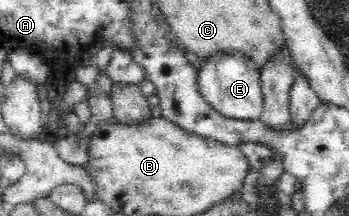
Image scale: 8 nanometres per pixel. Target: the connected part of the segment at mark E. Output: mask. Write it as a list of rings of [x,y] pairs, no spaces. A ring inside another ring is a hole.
[[[243,56],[215,57],[201,60],[201,69],[198,70],[198,87],[204,100],[226,118],[239,121],[252,121],[258,119],[264,110],[263,96],[260,87],[260,76],[254,61],[249,61]]]

